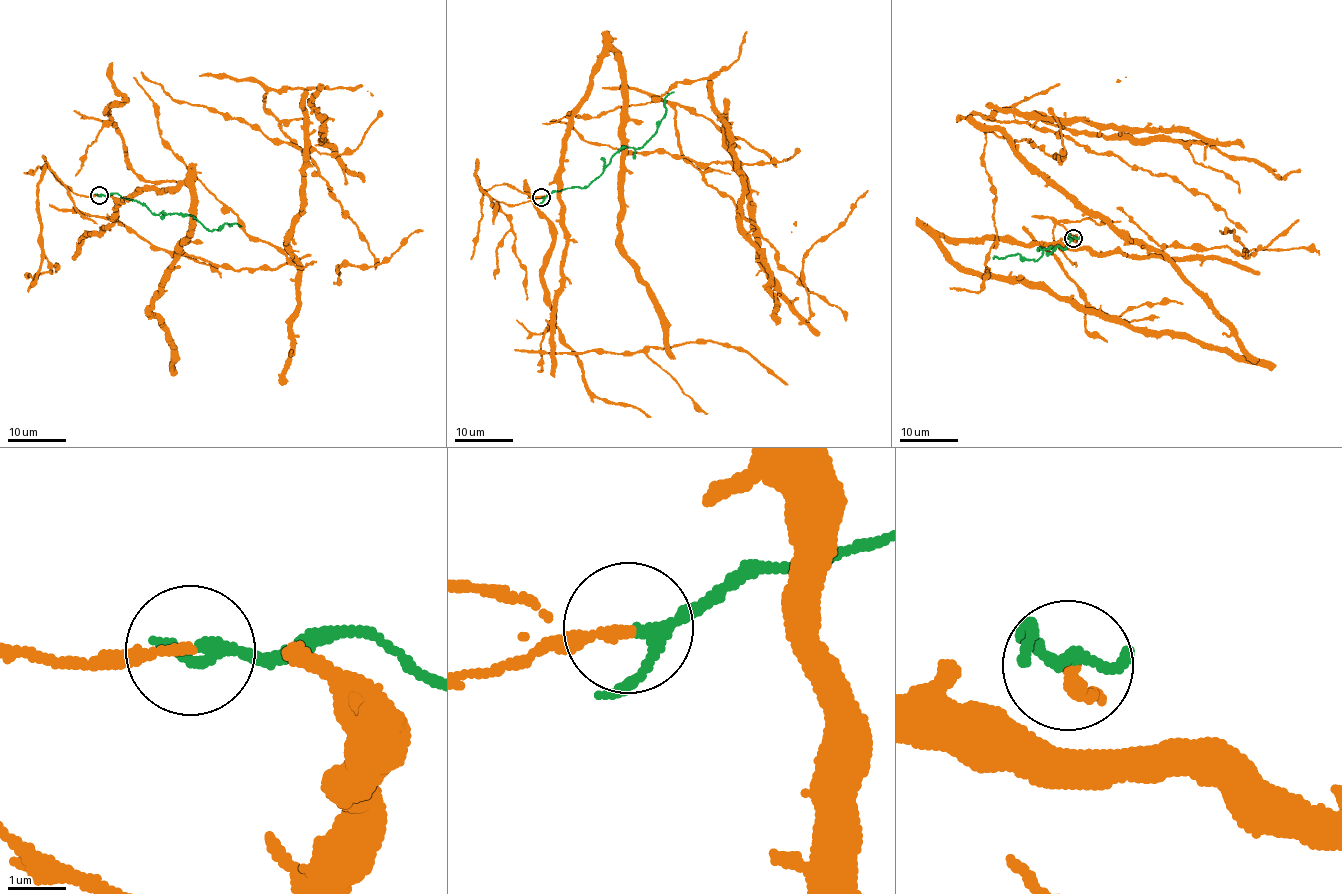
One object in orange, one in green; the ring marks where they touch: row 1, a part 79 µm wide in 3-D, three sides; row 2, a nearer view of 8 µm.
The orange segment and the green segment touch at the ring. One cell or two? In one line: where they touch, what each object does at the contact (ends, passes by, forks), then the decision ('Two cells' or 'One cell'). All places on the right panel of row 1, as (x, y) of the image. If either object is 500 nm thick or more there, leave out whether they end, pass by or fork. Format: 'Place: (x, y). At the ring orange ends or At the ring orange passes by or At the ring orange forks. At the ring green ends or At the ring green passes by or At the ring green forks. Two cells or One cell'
Place: (1073, 238). At the ring orange ends. At the ring green passes by. Two cells

